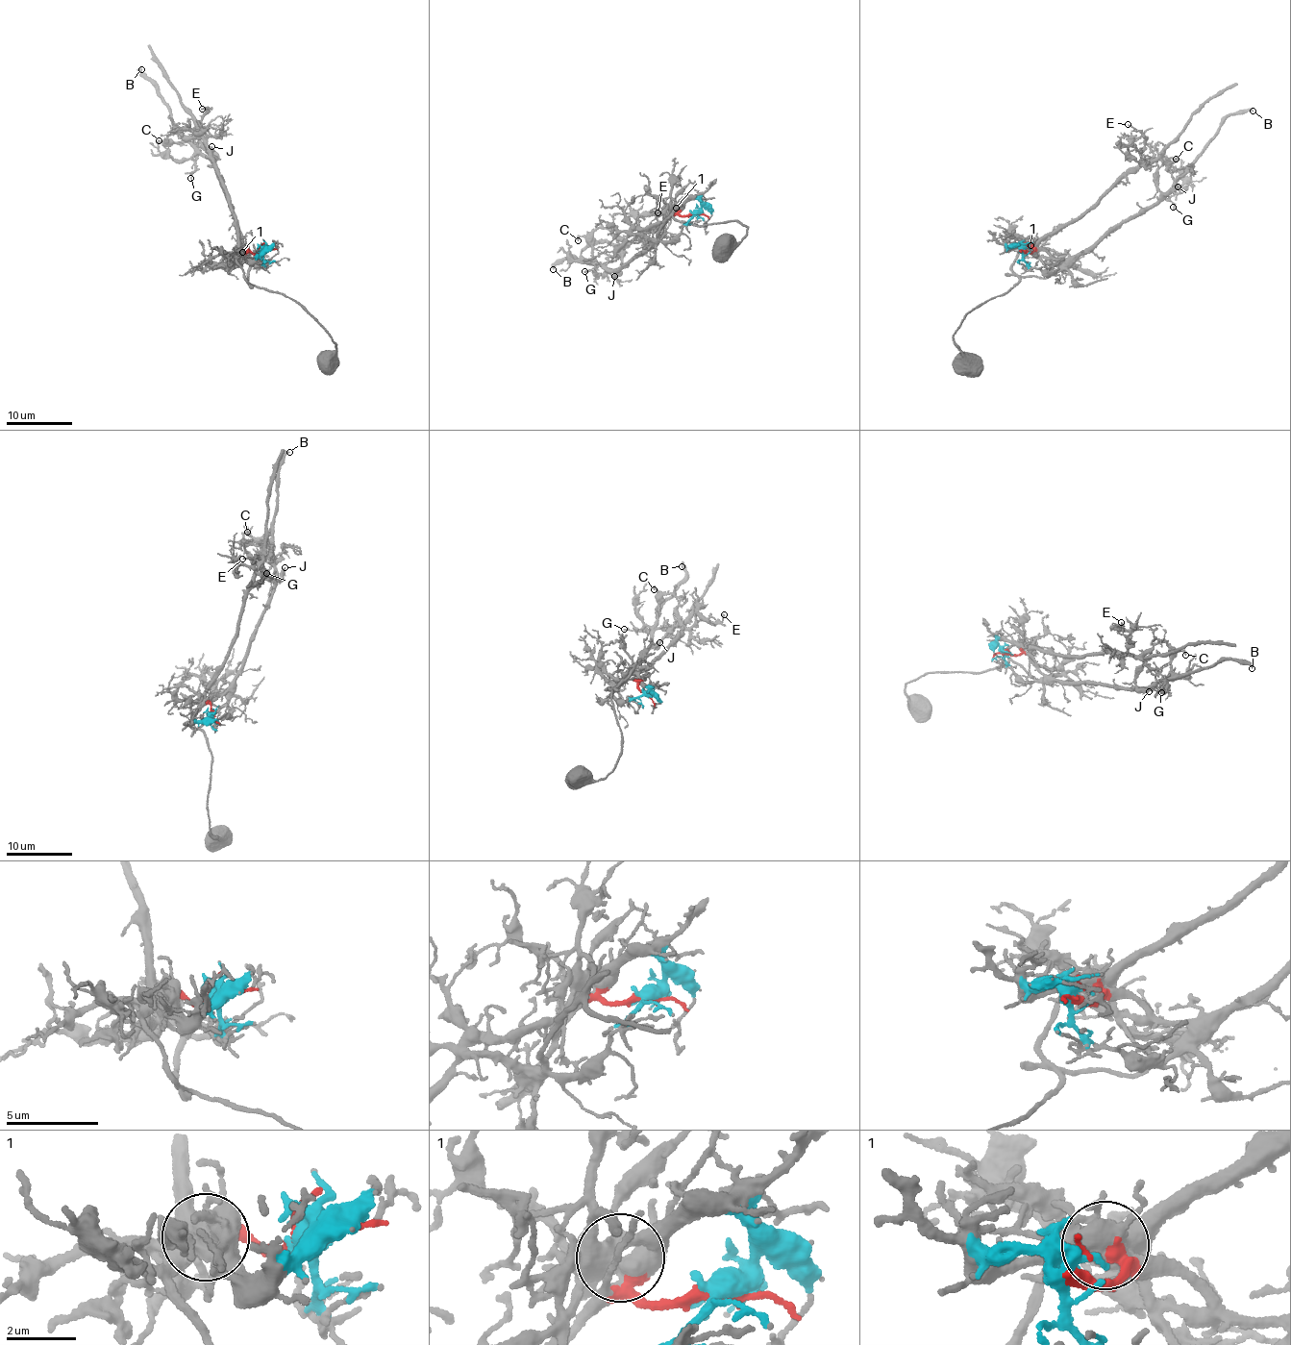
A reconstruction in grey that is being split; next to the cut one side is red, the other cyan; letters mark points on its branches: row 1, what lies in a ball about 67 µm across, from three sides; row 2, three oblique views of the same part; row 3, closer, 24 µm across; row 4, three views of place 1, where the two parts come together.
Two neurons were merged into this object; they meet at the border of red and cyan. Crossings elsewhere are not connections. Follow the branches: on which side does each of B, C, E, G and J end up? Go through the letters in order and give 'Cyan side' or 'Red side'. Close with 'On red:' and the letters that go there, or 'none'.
B: Red side
C: Red side
E: Cyan side
G: Red side
J: Red side
On red: B, C, G, J

